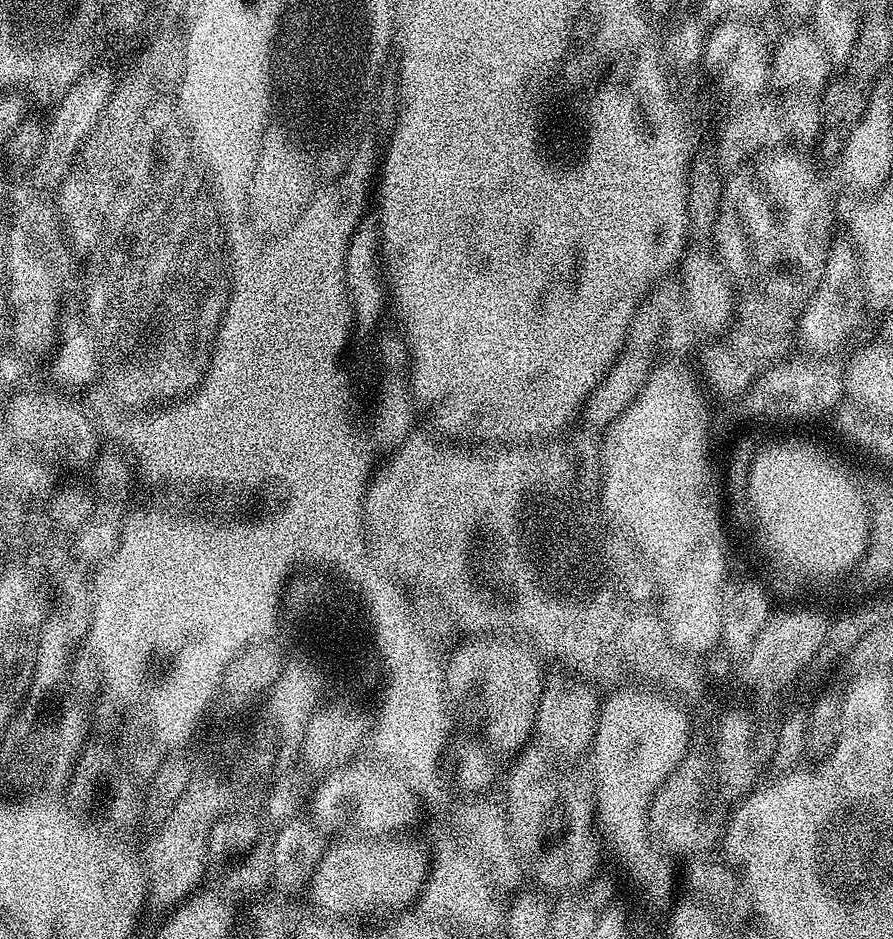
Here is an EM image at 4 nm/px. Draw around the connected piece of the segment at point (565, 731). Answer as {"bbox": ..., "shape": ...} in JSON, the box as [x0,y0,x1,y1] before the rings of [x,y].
{"bbox":[536,670,601,757],"shape":[[[568,670],[548,672],[544,677],[544,684],[540,688],[540,701],[536,711],[537,737],[541,736],[543,743],[557,757],[580,756],[589,751],[595,738],[596,723],[599,720],[601,697],[597,689],[588,681]]]}

